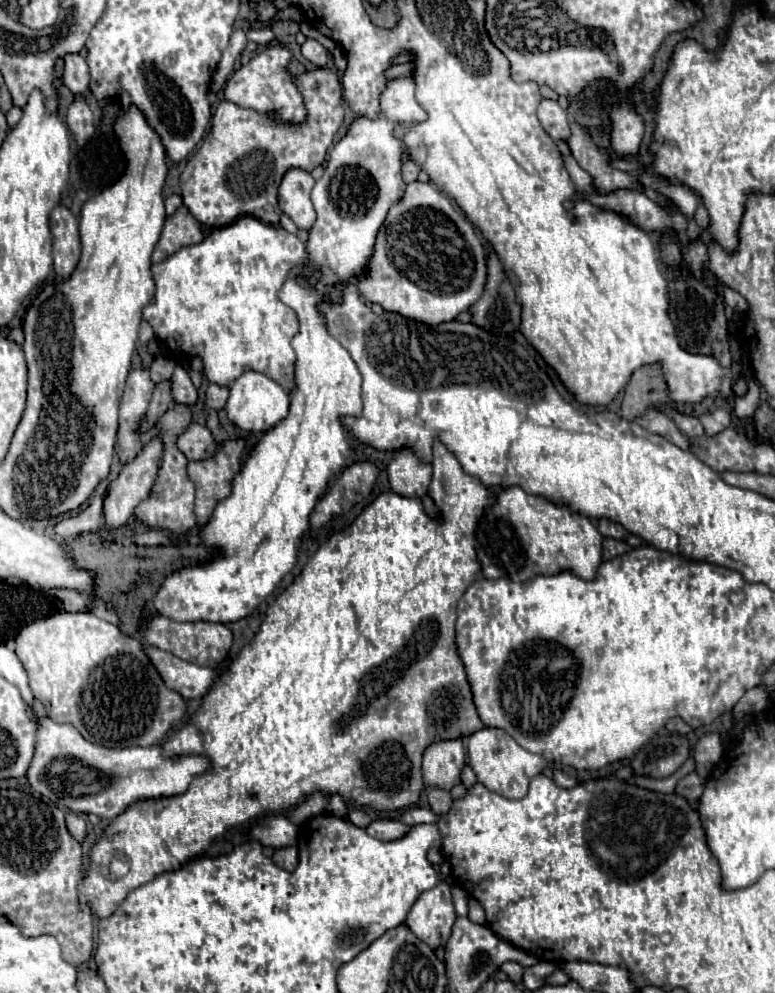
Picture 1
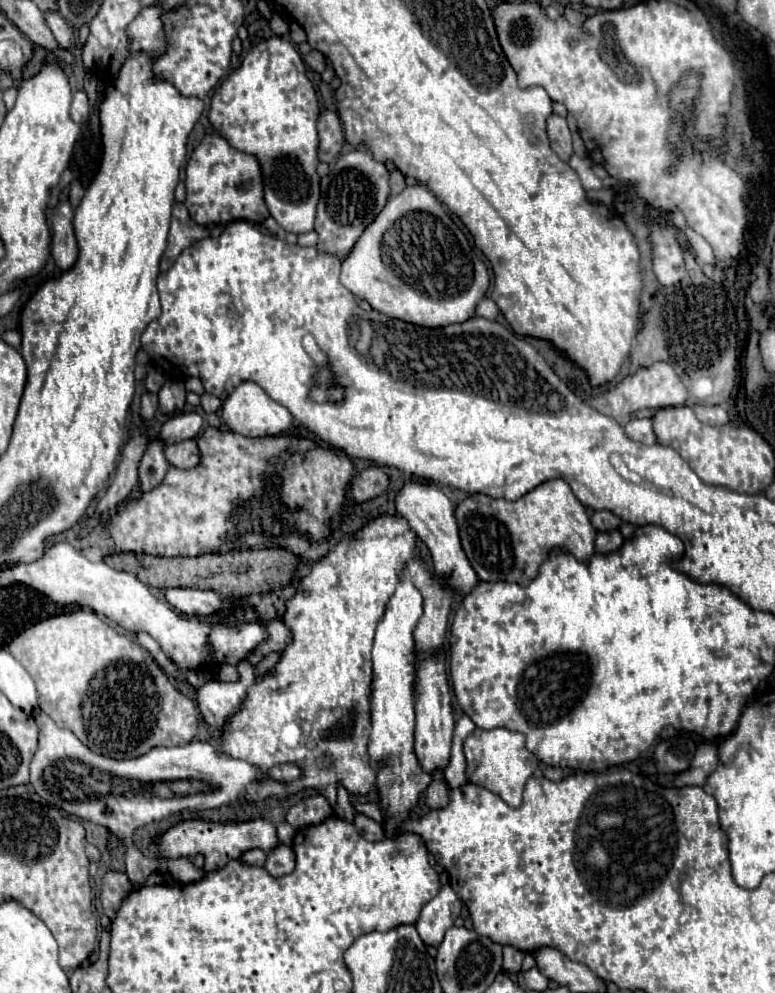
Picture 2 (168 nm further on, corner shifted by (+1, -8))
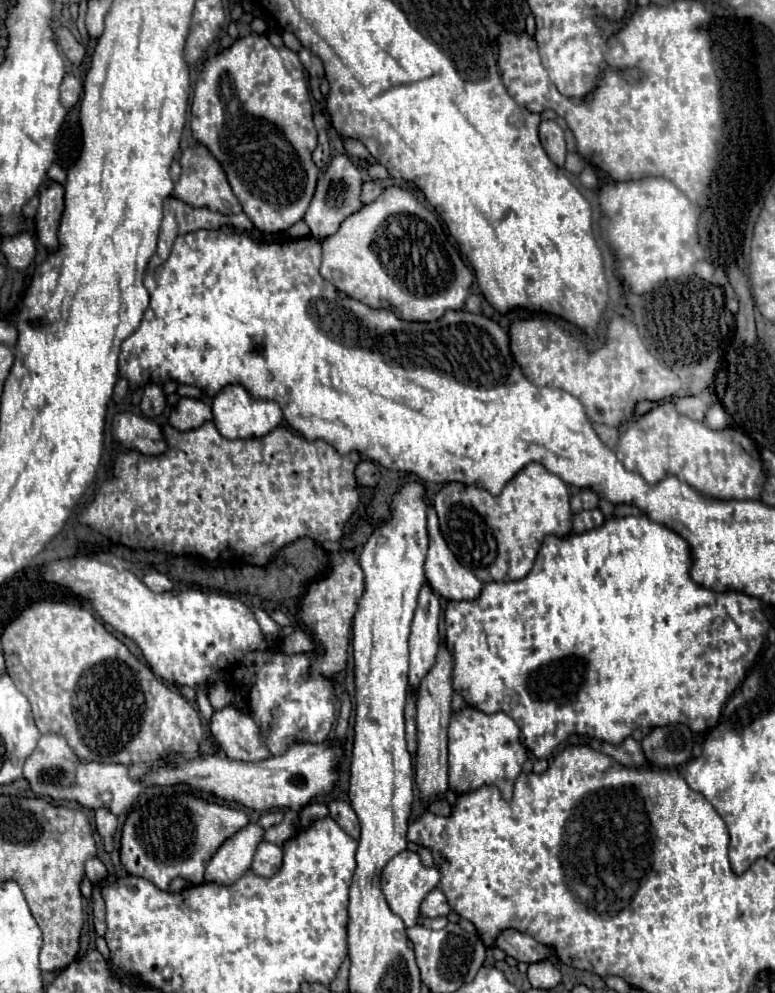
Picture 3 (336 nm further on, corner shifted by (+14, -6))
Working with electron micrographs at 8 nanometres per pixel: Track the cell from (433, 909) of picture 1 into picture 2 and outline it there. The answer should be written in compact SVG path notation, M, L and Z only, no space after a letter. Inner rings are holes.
M443 886L439 894L421 910L419 920L415 922L415 928L425 944L437 946L445 932L453 926L455 918L461 912L461 900L451 890L451 886Z

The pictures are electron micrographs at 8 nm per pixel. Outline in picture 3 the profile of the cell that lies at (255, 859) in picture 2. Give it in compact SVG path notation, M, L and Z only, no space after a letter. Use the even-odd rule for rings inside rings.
M250 822L244 830L228 838L224 846L212 856L206 866L206 882L216 884L232 884L240 878L252 864L256 846L264 840L264 828L260 824Z

